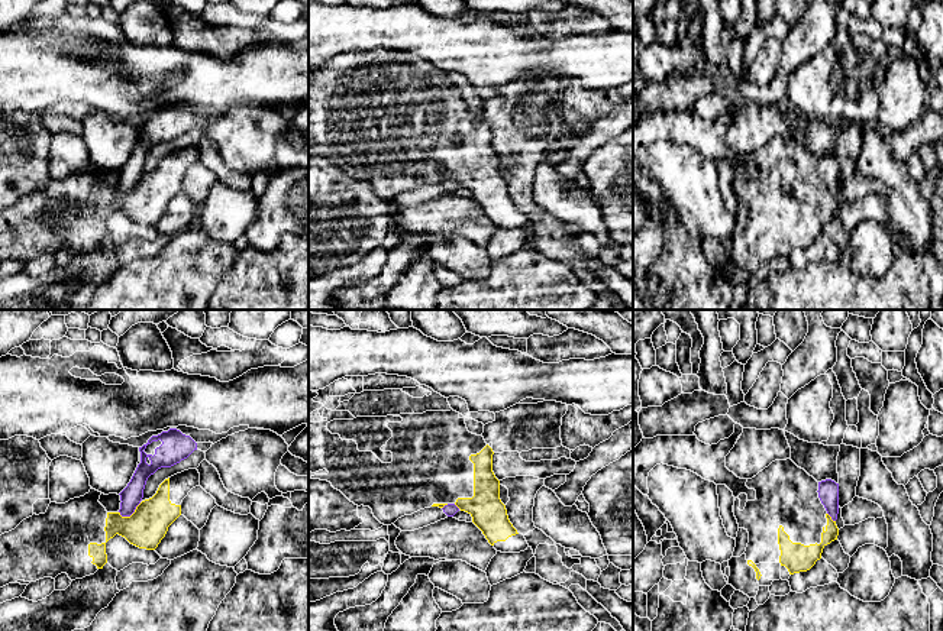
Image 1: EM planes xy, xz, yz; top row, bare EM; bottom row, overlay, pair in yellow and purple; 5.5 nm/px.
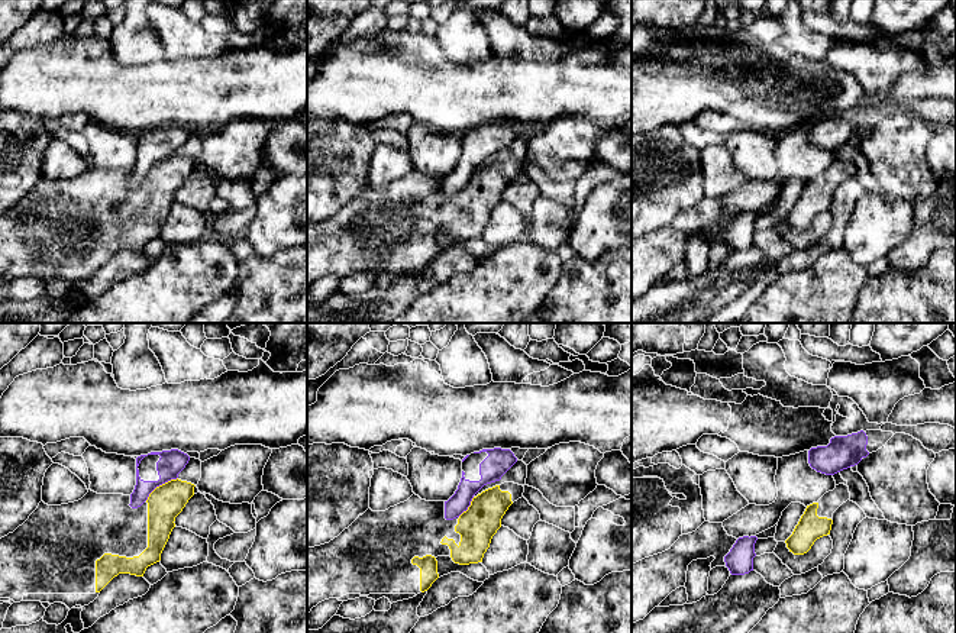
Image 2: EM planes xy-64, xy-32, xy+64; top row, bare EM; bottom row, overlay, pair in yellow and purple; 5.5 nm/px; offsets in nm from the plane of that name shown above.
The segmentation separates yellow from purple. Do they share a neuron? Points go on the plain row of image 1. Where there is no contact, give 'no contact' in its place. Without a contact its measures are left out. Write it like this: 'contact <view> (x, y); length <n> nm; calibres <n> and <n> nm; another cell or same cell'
contact xy (132, 190); length 140 nm; calibres 220 and 120 nm; another cell

